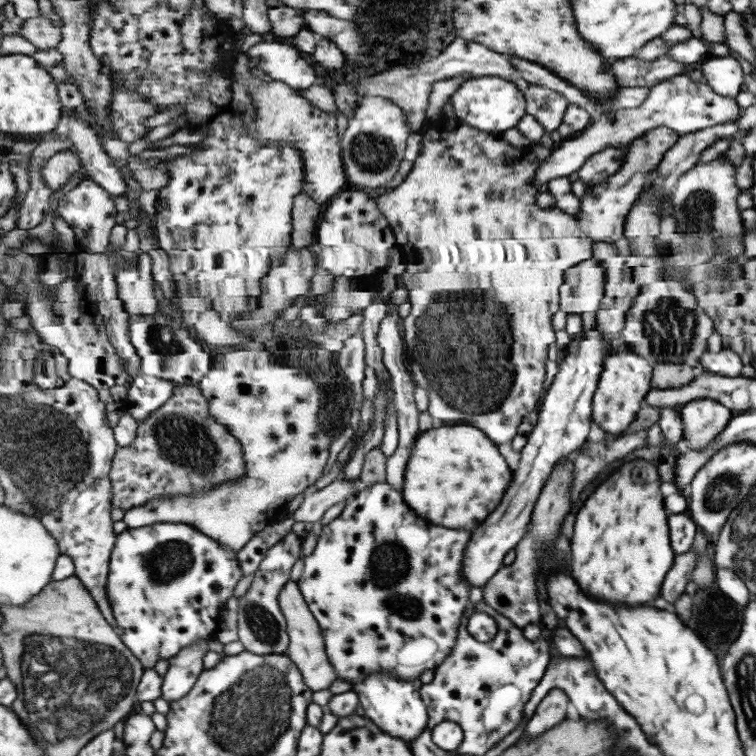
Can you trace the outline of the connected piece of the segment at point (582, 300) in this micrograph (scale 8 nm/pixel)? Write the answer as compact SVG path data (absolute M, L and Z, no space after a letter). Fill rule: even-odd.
M597 257L583 260L565 273L561 310L567 314L598 312L606 295L606 268Z

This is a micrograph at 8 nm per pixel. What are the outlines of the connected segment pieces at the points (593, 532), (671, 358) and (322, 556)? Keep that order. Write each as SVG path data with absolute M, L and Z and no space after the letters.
M638 459L617 469L581 504L571 539L570 568L585 592L613 604L647 604L659 594L659 584L674 554L669 548L666 510L661 502L664 498L659 494L655 468Z
M661 278L639 287L637 296L625 311L622 337L633 352L644 357L649 364L681 364L685 354L695 352L699 356L706 351L705 341L713 329L712 320L681 282Z
M378 482L371 486L366 486L365 490L358 492L356 497L347 503L343 512L330 522L327 526L322 527L322 532L317 538L317 544L313 553L304 559L303 573L298 580L300 590L304 594L305 601L308 602L309 609L319 622L321 629L324 631L325 646L328 650L329 660L337 669L337 674L341 679L347 680L353 686L359 683L367 676L377 671L387 671L394 675L399 675L403 680L412 681L425 672L425 669L439 667L441 663L453 654L456 650L460 628L464 624L467 616L469 603L469 594L471 594L472 585L469 585L467 576L464 576L464 556L467 552L468 544L472 540L471 530L457 530L457 528L441 528L428 520L417 516L413 508L409 508L404 501L402 491L396 489L388 482Z

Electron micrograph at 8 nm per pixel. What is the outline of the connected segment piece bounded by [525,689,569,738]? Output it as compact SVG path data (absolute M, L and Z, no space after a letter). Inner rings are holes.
M553 689L539 703L535 715L528 723L525 734L529 738L537 738L543 732L547 732L547 728L563 722L567 718L567 708L569 708L569 696L561 689Z

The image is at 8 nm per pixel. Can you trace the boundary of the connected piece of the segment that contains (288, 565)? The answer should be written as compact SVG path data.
M291 531L271 548L260 567L254 572L252 584L238 600L238 638L246 651L257 655L284 654L288 651L290 646L288 621L281 610L280 595L284 591L284 586L291 581L293 564L303 558L301 544L303 535Z

